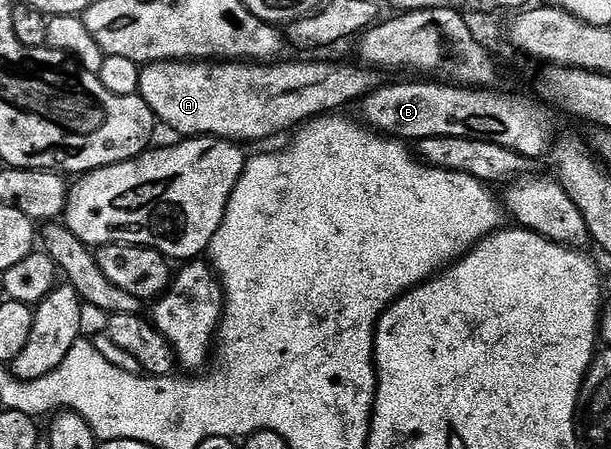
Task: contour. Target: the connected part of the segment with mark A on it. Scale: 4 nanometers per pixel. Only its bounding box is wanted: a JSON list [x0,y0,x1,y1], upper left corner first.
[139,61,377,143]

